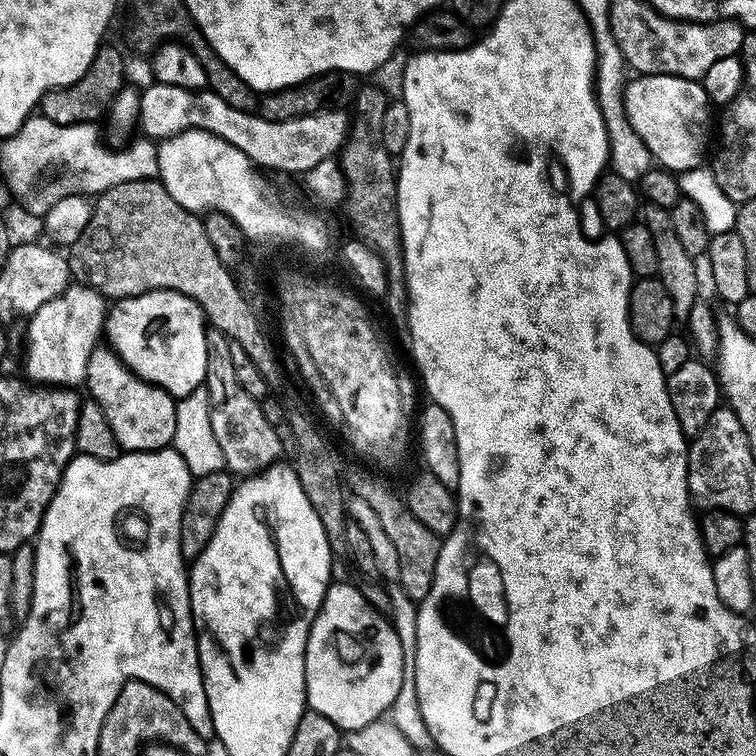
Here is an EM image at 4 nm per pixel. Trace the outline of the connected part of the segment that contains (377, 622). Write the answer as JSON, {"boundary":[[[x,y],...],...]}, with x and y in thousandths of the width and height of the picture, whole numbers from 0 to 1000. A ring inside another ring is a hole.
{"boundary":[[[435,771],[426,802],[413,820],[402,861],[402,918],[411,940],[437,950],[456,970],[504,951],[532,909],[533,862],[517,819],[489,802],[470,771]]]}

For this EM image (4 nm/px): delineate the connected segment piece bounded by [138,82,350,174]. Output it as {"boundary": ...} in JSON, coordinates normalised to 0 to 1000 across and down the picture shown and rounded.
{"boundary":[[[197,110],[196,118],[185,122],[185,156],[183,169],[192,181],[210,188],[222,180],[245,175],[253,169],[282,175],[288,183],[315,193],[320,204],[333,210],[345,224],[362,222],[368,228],[406,228],[422,224],[427,212],[446,205],[460,181],[463,153],[459,147],[430,146],[414,153],[401,153],[378,161],[348,159],[341,151],[310,146],[299,140],[288,124],[278,119],[246,119],[241,114],[220,114]]]}

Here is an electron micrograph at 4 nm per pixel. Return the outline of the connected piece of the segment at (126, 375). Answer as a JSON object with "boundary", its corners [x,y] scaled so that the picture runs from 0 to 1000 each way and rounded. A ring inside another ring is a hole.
{"boundary":[[[128,458],[122,464],[111,500],[115,522],[135,537],[135,548],[140,548],[140,558],[146,558],[146,569],[151,569],[151,579],[164,598],[206,598],[226,589],[234,525],[179,497],[143,458]]]}

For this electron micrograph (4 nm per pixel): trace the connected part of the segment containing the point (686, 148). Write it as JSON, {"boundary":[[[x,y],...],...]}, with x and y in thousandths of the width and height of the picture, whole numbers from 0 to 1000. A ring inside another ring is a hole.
{"boundary":[[[847,98],[827,111],[825,134],[833,167],[839,167],[872,221],[898,230],[933,216],[930,201],[937,190],[937,173],[944,169],[944,153],[942,159],[943,144],[926,106]]]}

